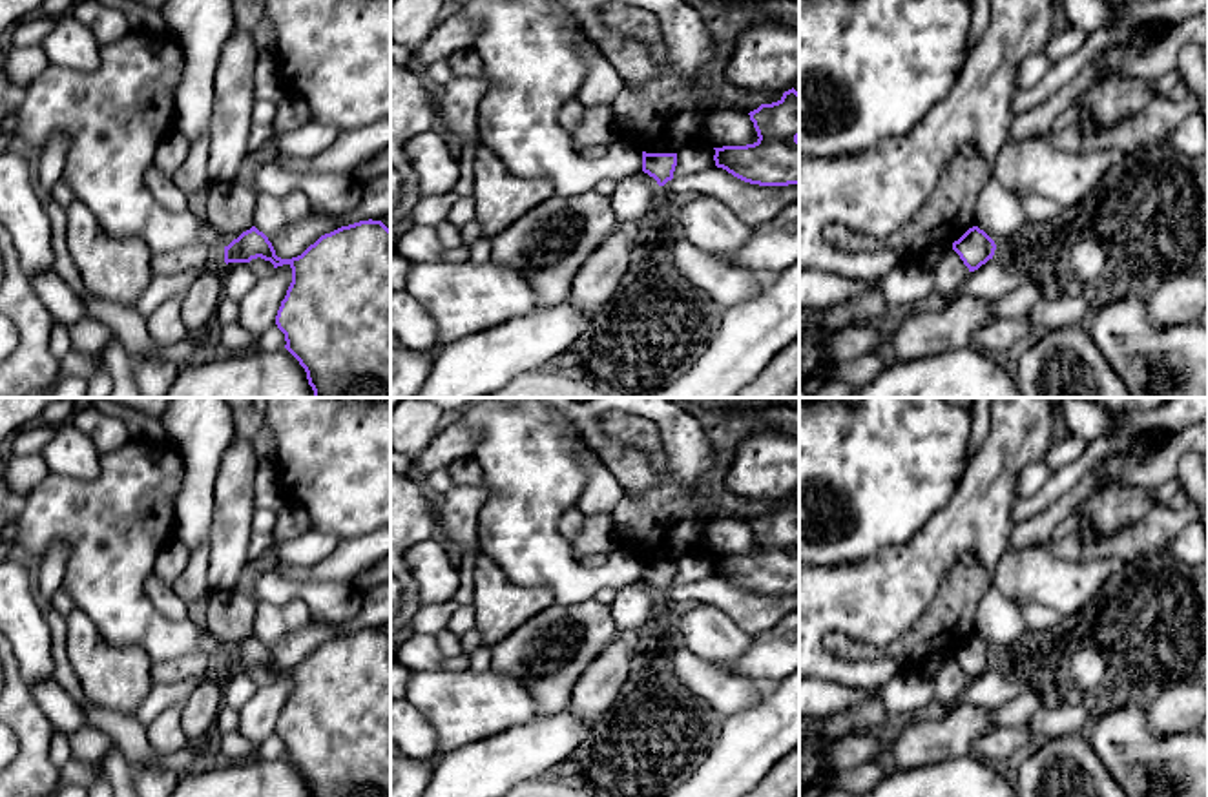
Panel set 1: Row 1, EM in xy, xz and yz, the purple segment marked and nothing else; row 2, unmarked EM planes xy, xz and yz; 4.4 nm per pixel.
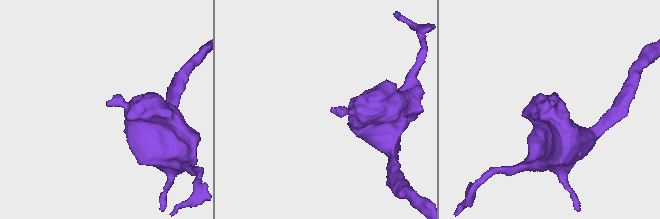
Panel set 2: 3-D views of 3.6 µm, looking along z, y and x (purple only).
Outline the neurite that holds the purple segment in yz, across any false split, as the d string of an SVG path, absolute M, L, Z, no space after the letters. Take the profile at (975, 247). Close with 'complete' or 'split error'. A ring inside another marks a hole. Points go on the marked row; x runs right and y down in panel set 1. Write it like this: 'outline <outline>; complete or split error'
outline M973 226L953 243L953 250L960 255L969 272L974 272L993 259L996 244L984 230Z; complete

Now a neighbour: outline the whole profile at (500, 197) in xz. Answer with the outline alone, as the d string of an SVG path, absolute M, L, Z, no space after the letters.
M482 144L476 150L473 168L476 173L473 191L476 221L485 239L493 239L531 208L555 195L547 179L515 177L504 160Z

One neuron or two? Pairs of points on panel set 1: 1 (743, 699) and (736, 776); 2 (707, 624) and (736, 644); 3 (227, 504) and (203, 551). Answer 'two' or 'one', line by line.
1: two
2: one
3: two

